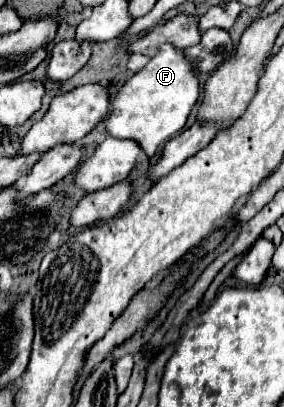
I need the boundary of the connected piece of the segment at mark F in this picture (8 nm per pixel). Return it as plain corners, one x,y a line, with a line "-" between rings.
162,44
160,52
112,98
110,114
106,120
108,134
114,138
136,140
148,156
154,156
166,140
176,136
176,132
186,126
186,120
200,98
198,76
198,62
184,56
184,50
172,44

